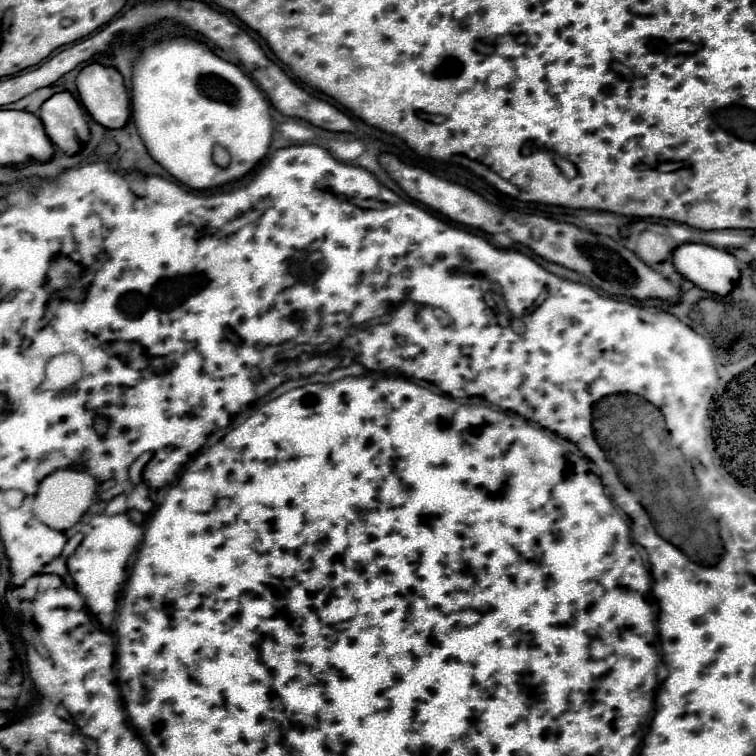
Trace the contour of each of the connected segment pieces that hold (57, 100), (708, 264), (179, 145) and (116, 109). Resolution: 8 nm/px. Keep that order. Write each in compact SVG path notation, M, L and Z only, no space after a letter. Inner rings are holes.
M66 91L52 95L52 99L40 107L40 119L50 141L66 155L76 155L90 139L84 113L78 101Z
M680 245L674 251L672 263L676 271L696 287L720 297L726 297L734 289L734 281L740 279L738 259L732 253L710 245Z
M188 37L162 41L142 51L132 73L132 117L150 157L158 161L176 181L194 191L216 189L248 175L266 157L274 133L270 103L254 81L236 65L214 55L204 43ZM214 145L228 149L232 157L228 169L220 169L212 163Z
M92 63L76 79L78 95L86 111L106 129L122 129L130 117L124 79L116 69Z

